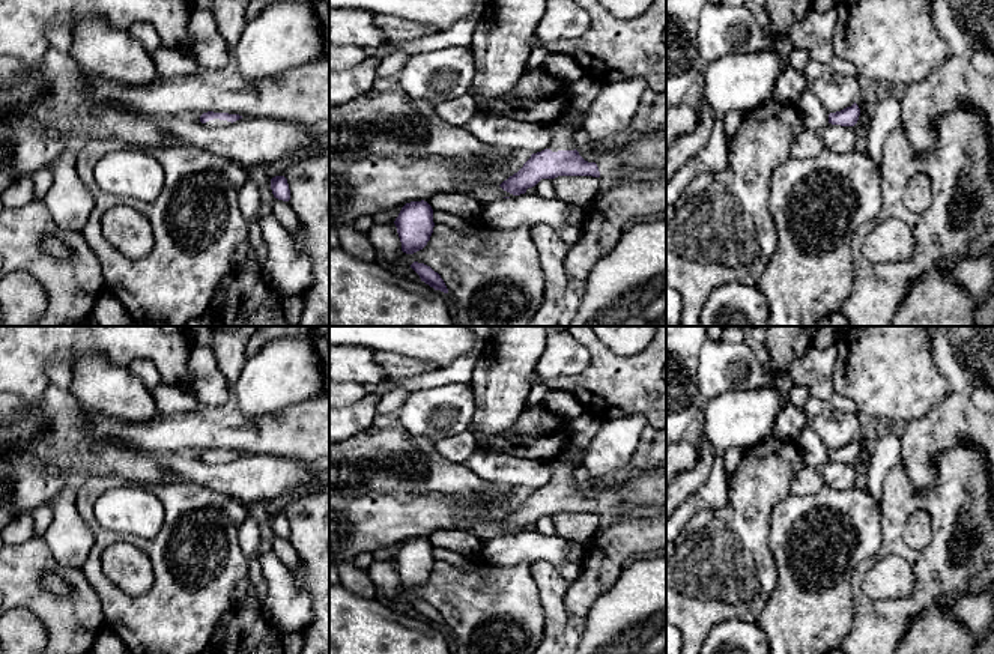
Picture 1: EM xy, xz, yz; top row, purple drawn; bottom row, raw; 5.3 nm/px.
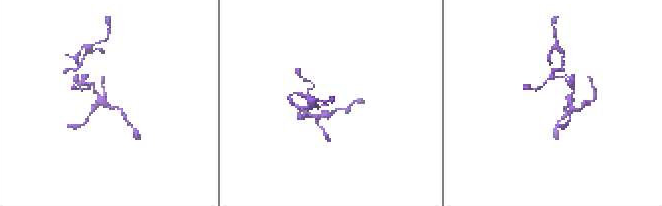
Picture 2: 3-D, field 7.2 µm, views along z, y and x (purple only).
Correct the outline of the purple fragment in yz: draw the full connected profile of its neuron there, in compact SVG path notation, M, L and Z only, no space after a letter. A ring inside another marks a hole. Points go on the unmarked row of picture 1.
M854 439L851 444L847 444L841 448L829 451L829 460L841 463L854 463L859 457L860 445Z

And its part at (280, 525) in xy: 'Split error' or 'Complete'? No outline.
Complete

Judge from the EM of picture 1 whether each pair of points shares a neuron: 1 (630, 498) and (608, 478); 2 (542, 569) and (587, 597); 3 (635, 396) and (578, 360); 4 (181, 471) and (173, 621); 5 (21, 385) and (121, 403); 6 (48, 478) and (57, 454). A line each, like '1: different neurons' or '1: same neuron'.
1: different neurons
2: different neurons
3: different neurons
4: different neurons
5: different neurons
6: different neurons

